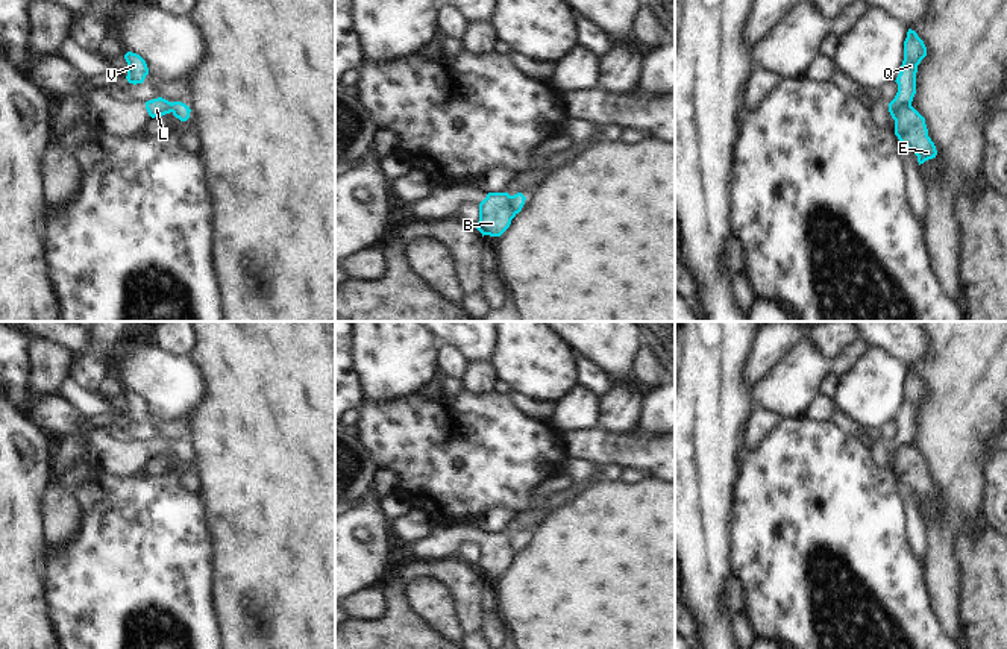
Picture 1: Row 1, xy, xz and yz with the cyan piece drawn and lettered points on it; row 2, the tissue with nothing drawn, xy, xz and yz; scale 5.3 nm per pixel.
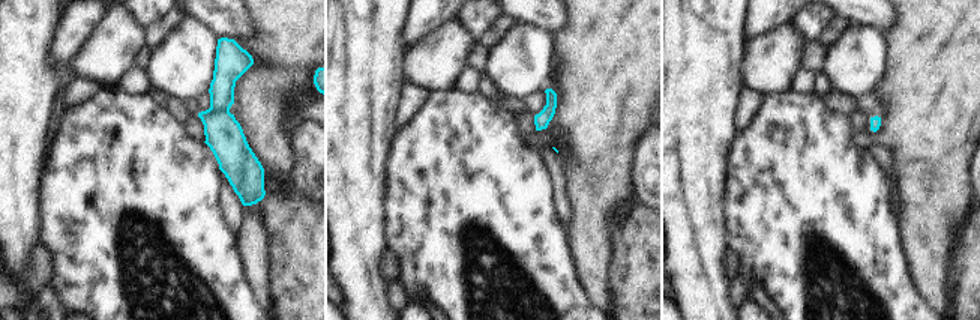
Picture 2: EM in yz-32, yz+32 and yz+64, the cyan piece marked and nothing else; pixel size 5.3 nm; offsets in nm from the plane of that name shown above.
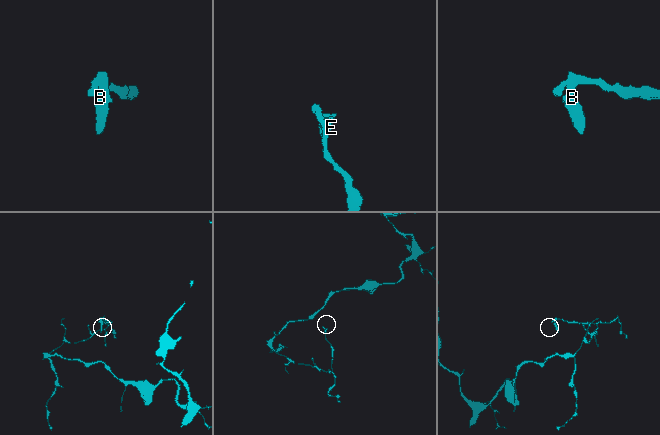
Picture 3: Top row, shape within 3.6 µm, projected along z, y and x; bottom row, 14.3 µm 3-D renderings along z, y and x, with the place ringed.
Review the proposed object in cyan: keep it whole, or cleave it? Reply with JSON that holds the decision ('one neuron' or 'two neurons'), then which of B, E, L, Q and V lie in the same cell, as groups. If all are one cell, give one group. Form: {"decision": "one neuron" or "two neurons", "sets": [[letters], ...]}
{"decision": "two neurons", "sets": [["B", "E", "L"], ["Q", "V"]]}

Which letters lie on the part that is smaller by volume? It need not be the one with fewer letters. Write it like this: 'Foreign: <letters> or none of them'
Foreign: B, E, L.

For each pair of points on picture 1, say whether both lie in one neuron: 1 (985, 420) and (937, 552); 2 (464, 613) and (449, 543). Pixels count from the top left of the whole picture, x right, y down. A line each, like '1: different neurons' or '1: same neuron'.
1: same neuron
2: different neurons

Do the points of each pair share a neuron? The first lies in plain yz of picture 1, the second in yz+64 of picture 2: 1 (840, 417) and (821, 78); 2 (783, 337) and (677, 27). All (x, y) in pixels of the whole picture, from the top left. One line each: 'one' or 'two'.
1: one
2: two

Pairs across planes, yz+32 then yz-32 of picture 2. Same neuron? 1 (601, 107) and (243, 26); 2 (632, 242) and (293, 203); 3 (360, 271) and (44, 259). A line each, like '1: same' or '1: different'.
1: different
2: same
3: different

